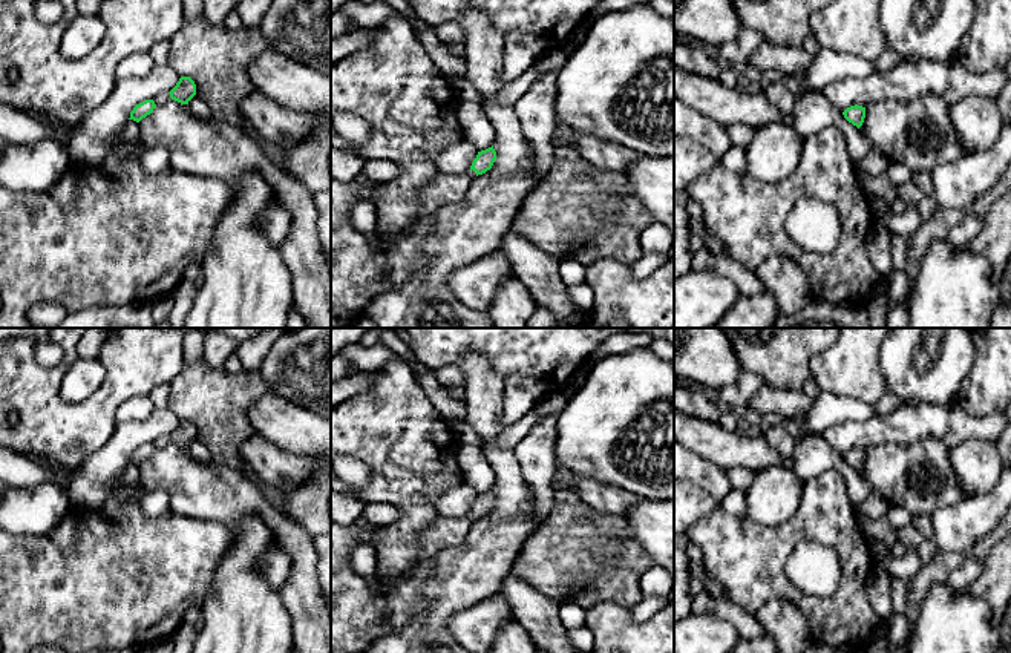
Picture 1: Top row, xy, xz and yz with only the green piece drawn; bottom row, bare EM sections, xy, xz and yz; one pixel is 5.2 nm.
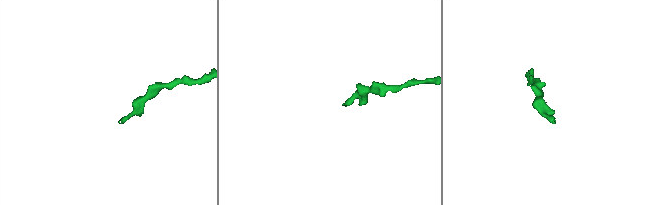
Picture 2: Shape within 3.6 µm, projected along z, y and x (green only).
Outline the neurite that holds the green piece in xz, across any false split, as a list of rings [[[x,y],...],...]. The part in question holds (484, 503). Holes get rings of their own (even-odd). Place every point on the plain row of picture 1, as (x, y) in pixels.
[[[492,491],[478,495],[466,518],[438,515],[418,538],[421,553],[417,563],[398,579],[358,576],[349,556],[357,544],[374,546],[378,524],[357,520],[342,526],[331,520],[331,653],[368,653],[371,645],[389,633],[386,598],[418,564],[437,556],[443,549],[464,541],[475,520],[492,512],[496,495]]]

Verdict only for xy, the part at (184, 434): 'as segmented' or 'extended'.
as segmented

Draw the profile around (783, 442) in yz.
[[[781,426],[771,428],[763,432],[767,443],[781,455],[792,457],[797,440]]]

